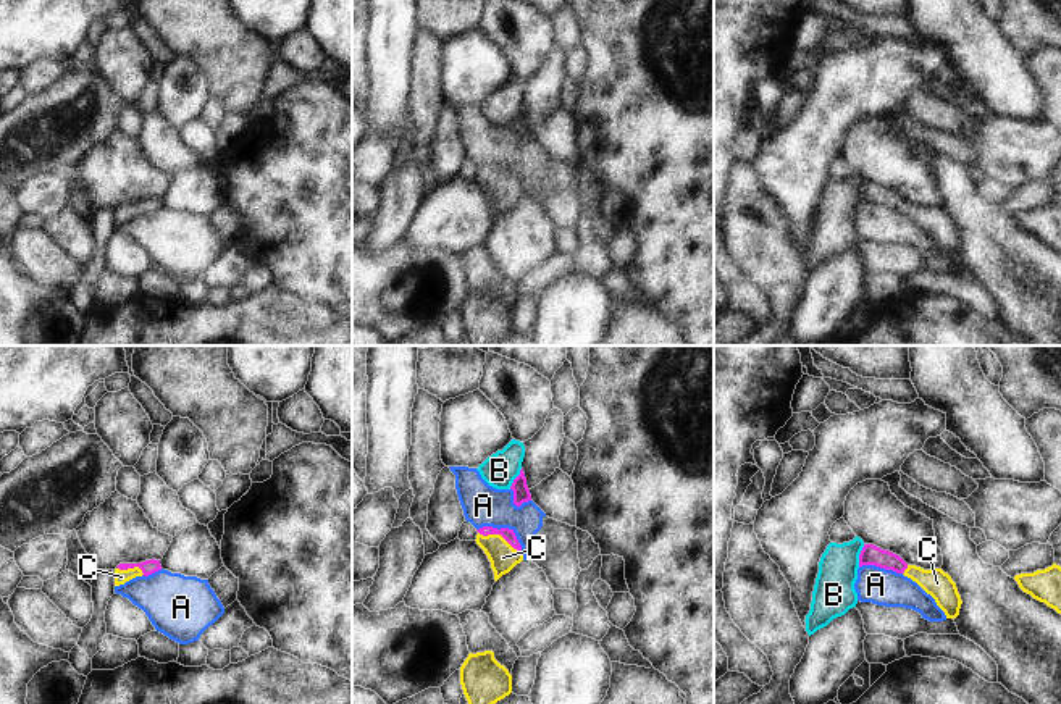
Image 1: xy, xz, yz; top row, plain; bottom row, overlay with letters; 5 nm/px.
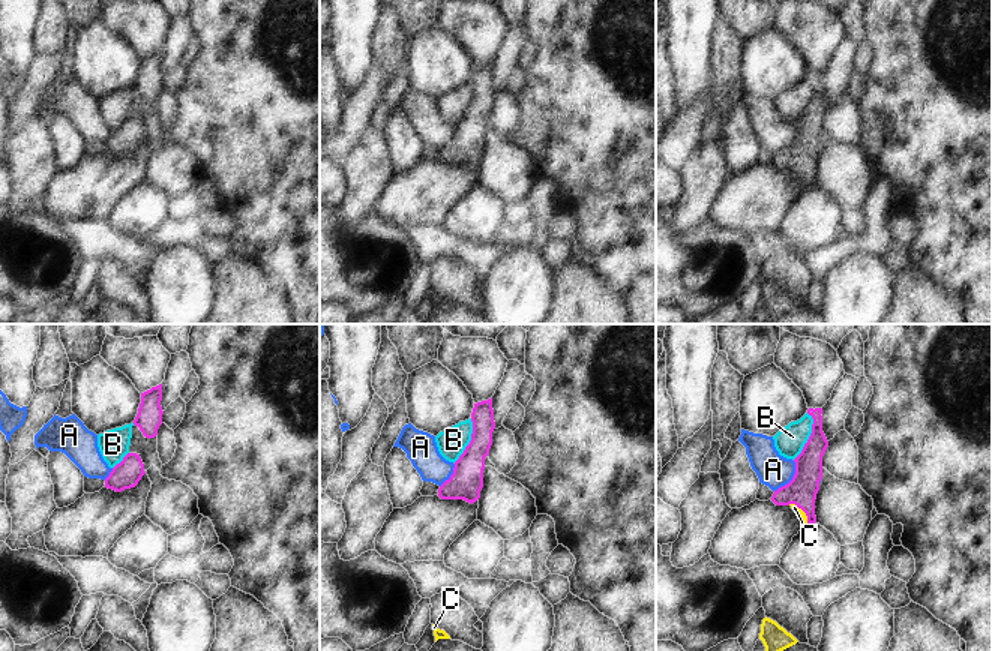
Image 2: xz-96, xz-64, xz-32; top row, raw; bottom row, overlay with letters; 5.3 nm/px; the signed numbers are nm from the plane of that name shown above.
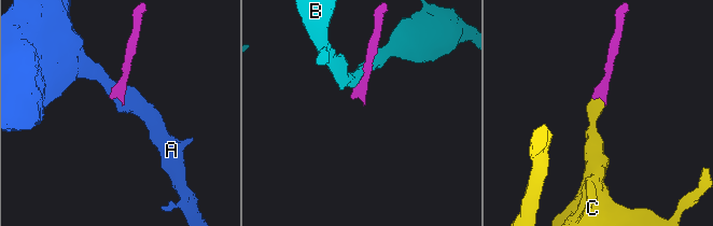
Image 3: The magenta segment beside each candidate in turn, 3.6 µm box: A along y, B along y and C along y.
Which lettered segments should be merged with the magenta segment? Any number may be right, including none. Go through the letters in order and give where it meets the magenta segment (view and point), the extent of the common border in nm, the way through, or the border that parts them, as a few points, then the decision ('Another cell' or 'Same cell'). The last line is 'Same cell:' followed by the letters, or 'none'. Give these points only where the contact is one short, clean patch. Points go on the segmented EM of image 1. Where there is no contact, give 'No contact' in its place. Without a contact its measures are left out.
A: Touches magenta at xz (504, 528). Shared border 260 nm. Boundary: xz (477, 528), (509, 528), (522, 549). Another cell
B: Touches magenta at yz (859, 556). Shared border 120 nm. Boundary: yz (864, 544), (858, 565). Another cell
C: Touches magenta at xz (499, 533). Shared border 240 nm. Path across: xz (506, 533), (499, 533), (503, 557). Same cell
Same cell: C

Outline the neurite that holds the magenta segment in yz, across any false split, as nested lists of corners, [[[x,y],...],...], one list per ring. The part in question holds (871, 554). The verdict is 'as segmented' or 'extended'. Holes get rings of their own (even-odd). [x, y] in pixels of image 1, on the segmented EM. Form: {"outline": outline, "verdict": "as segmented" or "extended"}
{"outline": [[[864,544],[859,554],[859,567],[862,565],[875,565],[903,573],[935,599],[946,618],[956,618],[959,615],[962,601],[956,583],[941,568],[924,570],[916,565],[908,565],[900,555],[883,551],[874,544]]], "verdict": "extended"}

